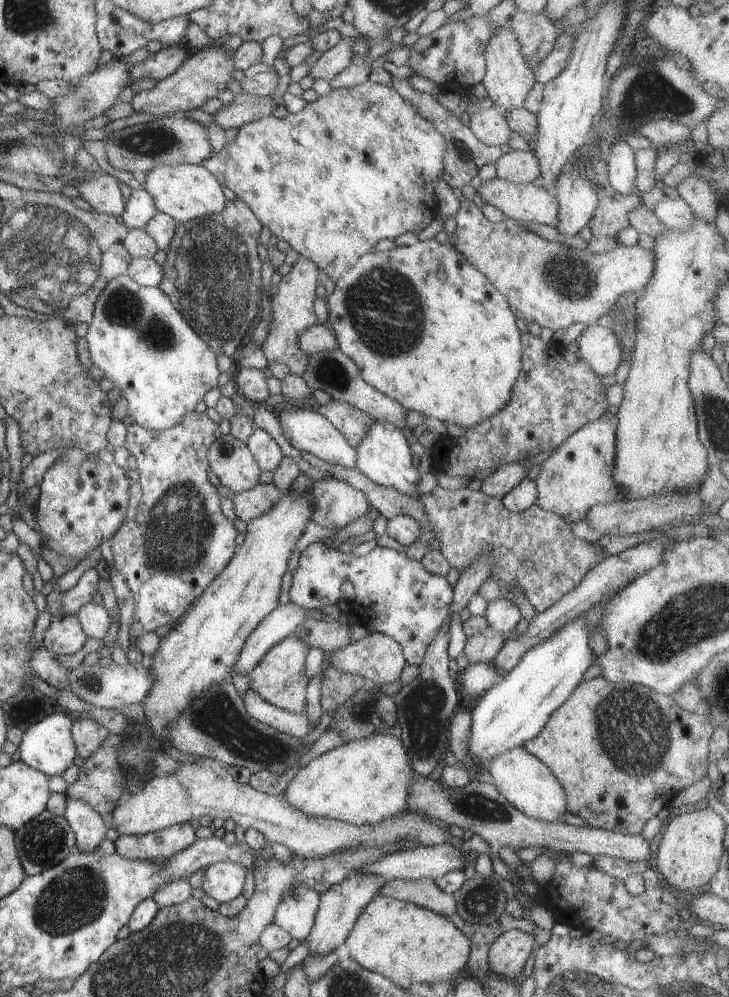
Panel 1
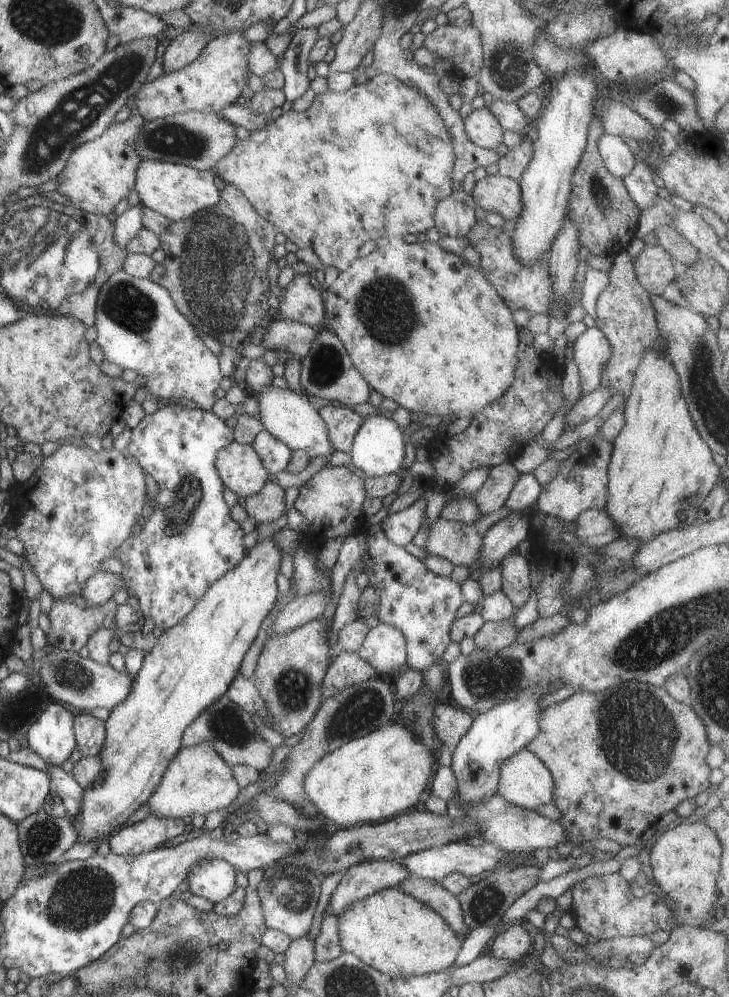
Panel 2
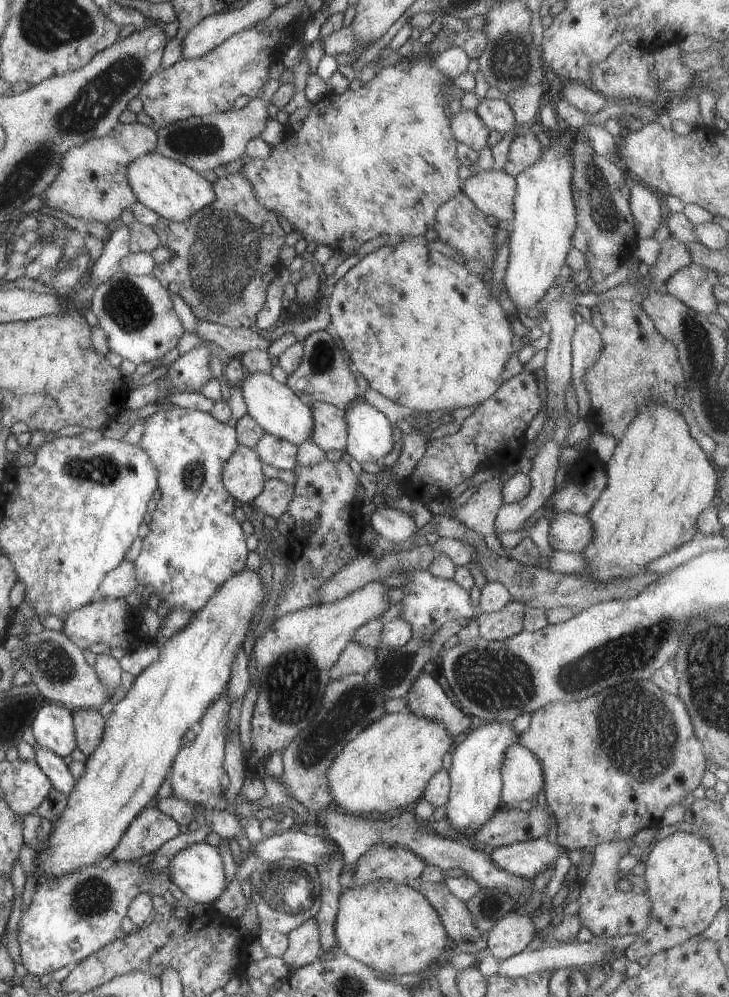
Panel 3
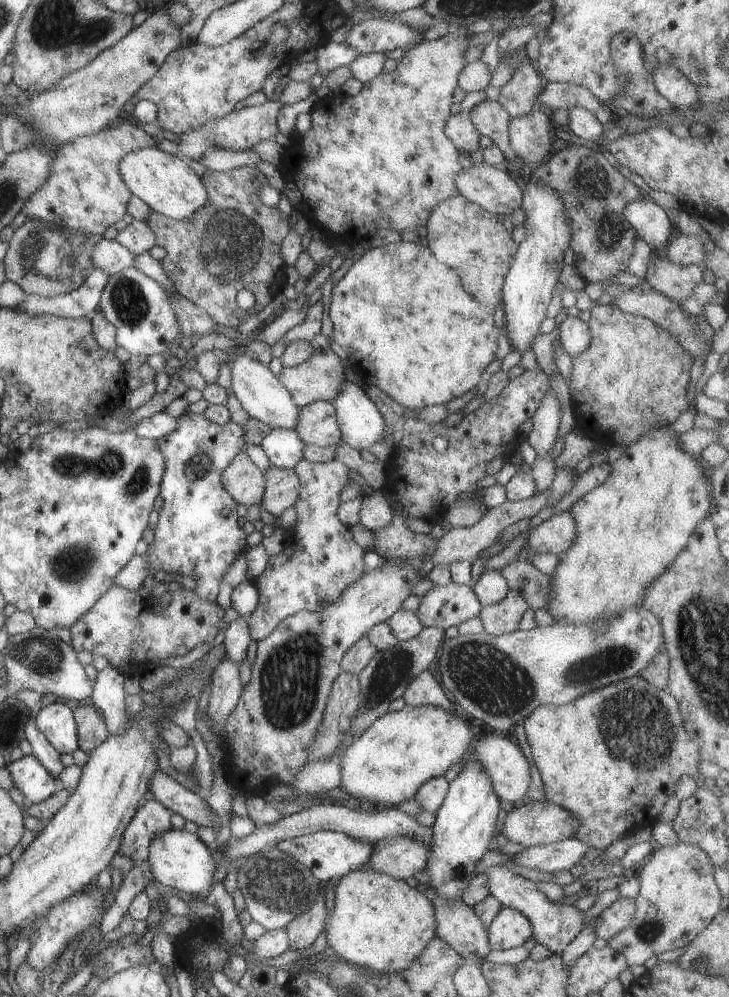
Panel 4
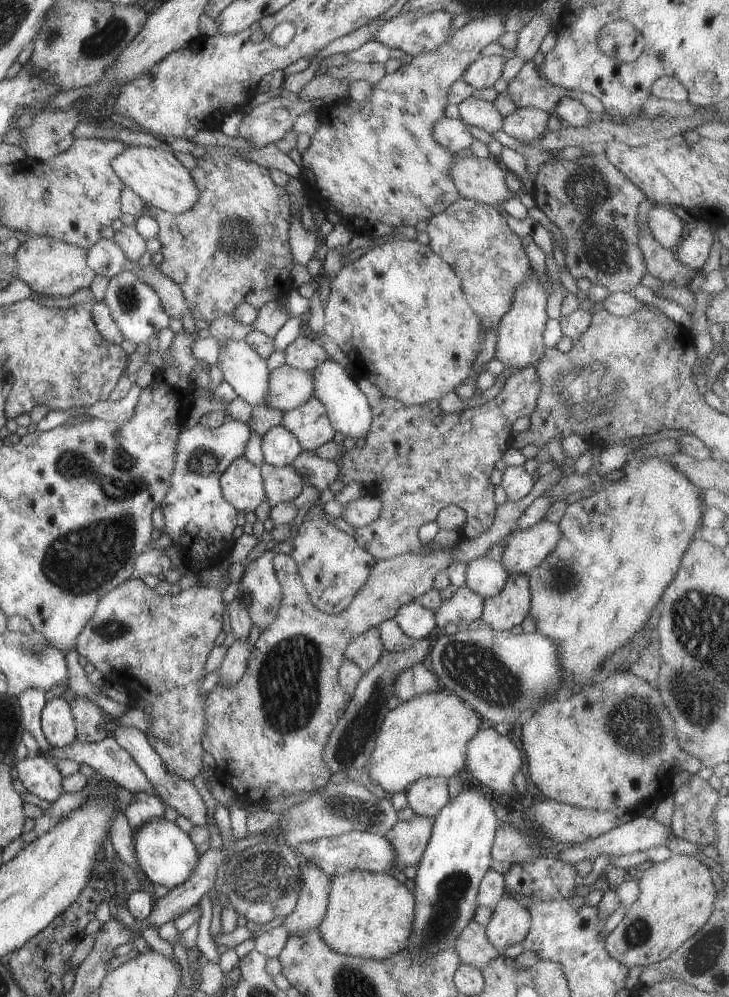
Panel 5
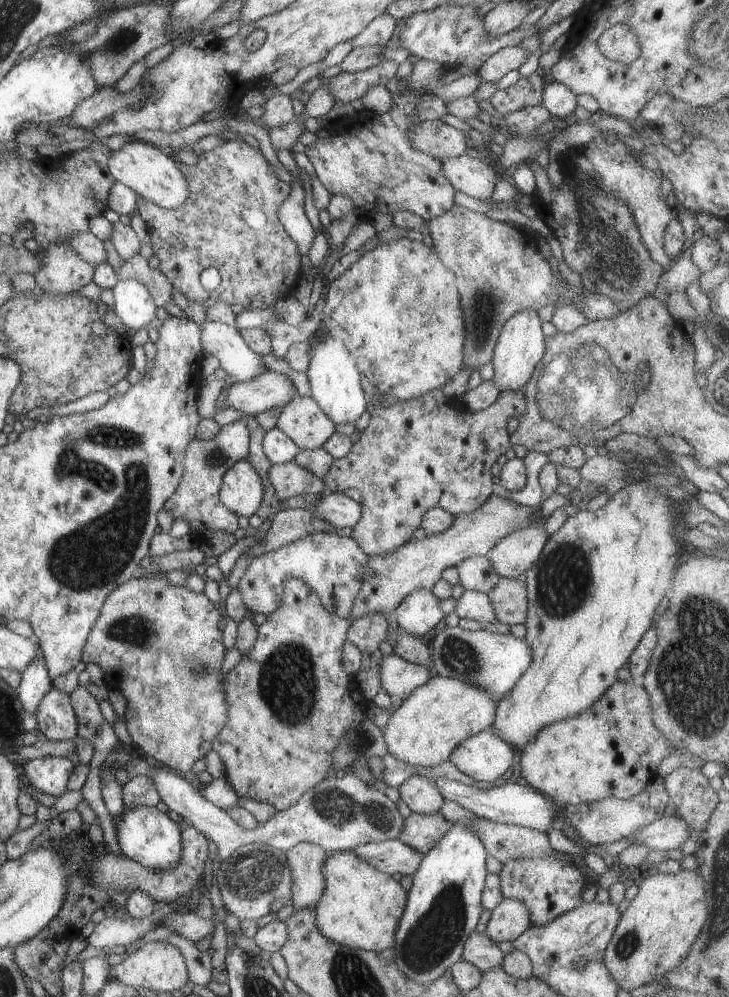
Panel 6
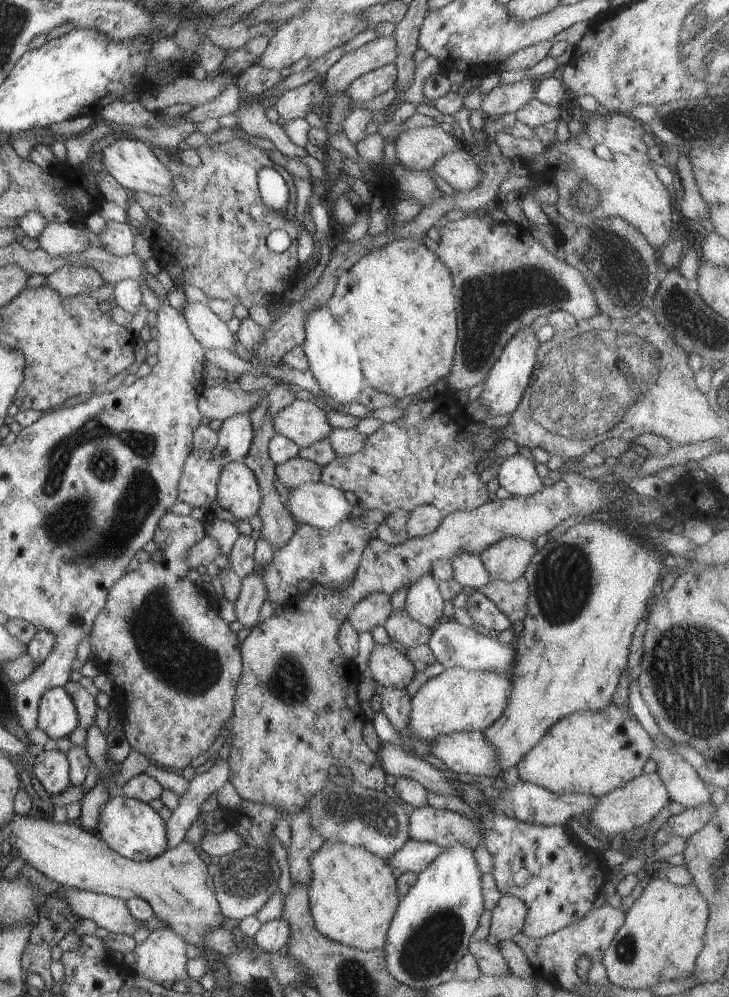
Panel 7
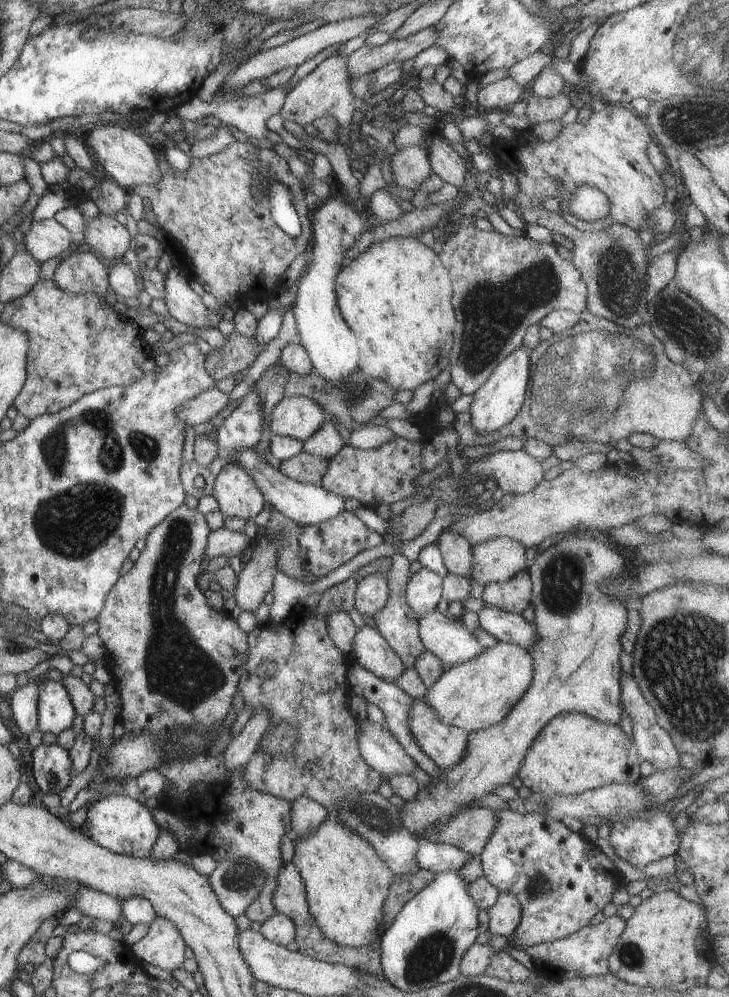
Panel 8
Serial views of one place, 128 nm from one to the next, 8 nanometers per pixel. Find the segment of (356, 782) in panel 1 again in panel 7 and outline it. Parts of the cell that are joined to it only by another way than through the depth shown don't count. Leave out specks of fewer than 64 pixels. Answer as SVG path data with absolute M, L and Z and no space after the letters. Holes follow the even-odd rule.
M513 664L509 666L507 672L485 672L485 670L464 670L460 667L444 669L441 674L435 678L429 678L413 696L411 696L411 712L407 716L407 732L425 742L433 742L437 736L443 734L451 734L451 732L470 732L470 731L483 731L489 724L492 724L503 712L505 704L507 704L507 696L511 690L511 670Z

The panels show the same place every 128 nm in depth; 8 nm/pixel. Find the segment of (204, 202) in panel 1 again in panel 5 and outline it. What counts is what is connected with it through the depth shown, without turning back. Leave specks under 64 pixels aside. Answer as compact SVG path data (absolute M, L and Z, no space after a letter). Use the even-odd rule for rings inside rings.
M126 146L121 154L111 159L111 168L115 176L129 190L133 190L144 204L153 206L169 214L181 214L197 202L198 190L187 168L163 148L150 146Z

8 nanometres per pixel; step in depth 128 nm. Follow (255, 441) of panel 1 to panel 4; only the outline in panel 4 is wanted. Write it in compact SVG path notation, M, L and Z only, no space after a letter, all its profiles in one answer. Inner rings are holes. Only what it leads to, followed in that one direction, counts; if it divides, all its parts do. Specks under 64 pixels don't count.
M271 429L260 442L270 466L282 469L292 469L301 460L303 443L295 429Z

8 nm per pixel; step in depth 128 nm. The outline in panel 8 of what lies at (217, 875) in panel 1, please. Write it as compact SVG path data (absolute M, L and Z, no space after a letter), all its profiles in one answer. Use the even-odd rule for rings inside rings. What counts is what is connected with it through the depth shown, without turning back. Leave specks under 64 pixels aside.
M111 794L90 805L82 829L90 840L99 847L117 855L145 859L150 856L153 844L157 841L160 828L142 800Z

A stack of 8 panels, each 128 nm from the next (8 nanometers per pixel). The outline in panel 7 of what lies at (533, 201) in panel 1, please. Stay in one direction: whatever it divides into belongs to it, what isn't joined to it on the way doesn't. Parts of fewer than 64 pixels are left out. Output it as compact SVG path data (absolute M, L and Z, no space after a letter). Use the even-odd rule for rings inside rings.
M457 149L442 155L433 166L433 172L457 193L463 193L479 185L481 172L478 166L477 159L469 155L468 149Z

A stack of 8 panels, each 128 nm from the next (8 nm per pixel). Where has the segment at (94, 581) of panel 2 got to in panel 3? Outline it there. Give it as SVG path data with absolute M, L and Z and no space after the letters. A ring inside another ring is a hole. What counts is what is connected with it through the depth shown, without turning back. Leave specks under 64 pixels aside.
M123 560L119 566L107 572L101 578L93 600L101 600L105 596L110 598L124 597L129 592L135 590L136 586L135 566L133 566L133 562Z

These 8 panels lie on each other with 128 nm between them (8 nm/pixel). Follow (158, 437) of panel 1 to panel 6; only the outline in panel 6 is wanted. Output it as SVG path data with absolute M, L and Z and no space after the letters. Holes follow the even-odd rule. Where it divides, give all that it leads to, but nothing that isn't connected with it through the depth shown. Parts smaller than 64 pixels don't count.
M243 419L223 425L211 440L193 440L183 451L183 474L175 492L163 503L172 520L187 520L195 540L205 538L209 532L238 533L237 514L227 510L219 498L223 474L235 461L245 459L248 452L249 435Z

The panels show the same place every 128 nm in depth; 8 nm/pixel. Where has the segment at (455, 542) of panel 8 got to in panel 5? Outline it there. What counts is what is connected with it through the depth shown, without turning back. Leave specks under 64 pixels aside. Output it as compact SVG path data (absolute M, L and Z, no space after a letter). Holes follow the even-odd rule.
M477 556L467 562L464 585L483 599L493 597L501 592L507 580L508 572L501 563L487 556Z

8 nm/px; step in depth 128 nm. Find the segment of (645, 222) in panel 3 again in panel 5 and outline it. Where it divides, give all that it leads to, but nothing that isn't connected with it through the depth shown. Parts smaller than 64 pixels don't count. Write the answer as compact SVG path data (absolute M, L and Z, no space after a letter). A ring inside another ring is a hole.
M660 205L649 208L645 218L651 236L663 248L674 252L681 242L681 230L683 230L681 219L671 211L671 208L661 207Z

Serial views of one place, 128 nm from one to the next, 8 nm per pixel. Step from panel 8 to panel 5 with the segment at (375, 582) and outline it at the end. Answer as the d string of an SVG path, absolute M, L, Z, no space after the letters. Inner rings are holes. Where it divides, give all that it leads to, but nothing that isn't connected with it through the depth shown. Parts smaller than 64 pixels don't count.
M371 626L359 636L353 636L353 640L349 640L344 658L356 664L364 673L369 672L369 668L373 668L374 662L379 662L381 652L383 652L383 646L379 640L379 630L377 626Z

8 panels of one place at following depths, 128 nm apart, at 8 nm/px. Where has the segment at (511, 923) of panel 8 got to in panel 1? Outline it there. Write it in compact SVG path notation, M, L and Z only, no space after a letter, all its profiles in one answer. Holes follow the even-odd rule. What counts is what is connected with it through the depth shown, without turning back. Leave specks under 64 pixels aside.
M517 929L502 932L488 948L488 968L496 976L512 980L521 979L523 965L527 962L533 937Z

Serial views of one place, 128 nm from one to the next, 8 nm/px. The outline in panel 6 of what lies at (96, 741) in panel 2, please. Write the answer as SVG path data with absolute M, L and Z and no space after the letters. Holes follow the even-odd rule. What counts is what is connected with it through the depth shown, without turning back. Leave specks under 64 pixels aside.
M81 685L75 686L69 700L75 713L76 736L91 743L102 721L98 701Z

